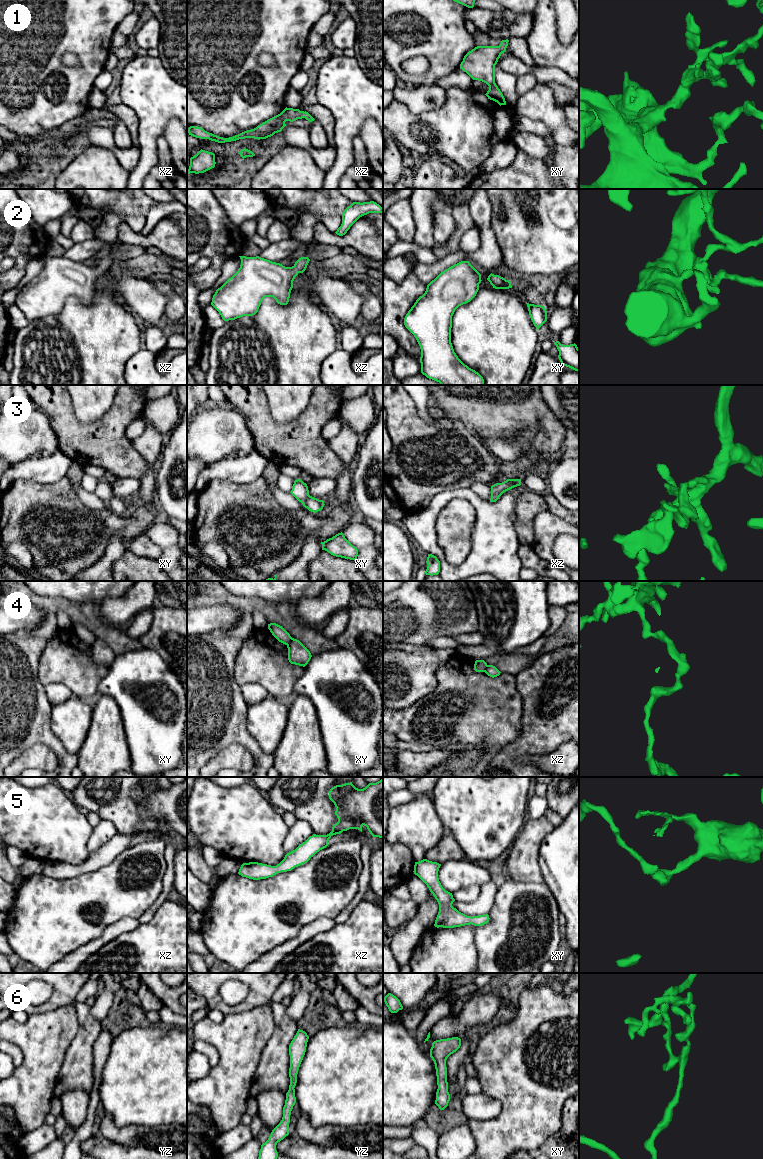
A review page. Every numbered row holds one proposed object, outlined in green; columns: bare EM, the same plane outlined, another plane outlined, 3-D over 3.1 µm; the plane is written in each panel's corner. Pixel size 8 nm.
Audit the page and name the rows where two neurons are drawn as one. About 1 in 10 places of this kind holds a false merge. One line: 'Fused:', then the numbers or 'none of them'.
Fused: 4

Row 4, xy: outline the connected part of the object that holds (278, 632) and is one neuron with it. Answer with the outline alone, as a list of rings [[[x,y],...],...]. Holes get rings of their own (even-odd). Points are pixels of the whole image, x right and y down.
[[[270,623],[268,624],[268,629],[279,642],[285,645],[290,643],[292,637],[282,626],[276,623]]]

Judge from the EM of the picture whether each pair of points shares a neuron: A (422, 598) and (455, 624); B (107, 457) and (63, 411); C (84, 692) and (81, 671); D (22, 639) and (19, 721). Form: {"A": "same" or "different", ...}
{"A": "same", "B": "same", "C": "same", "D": "same"}

